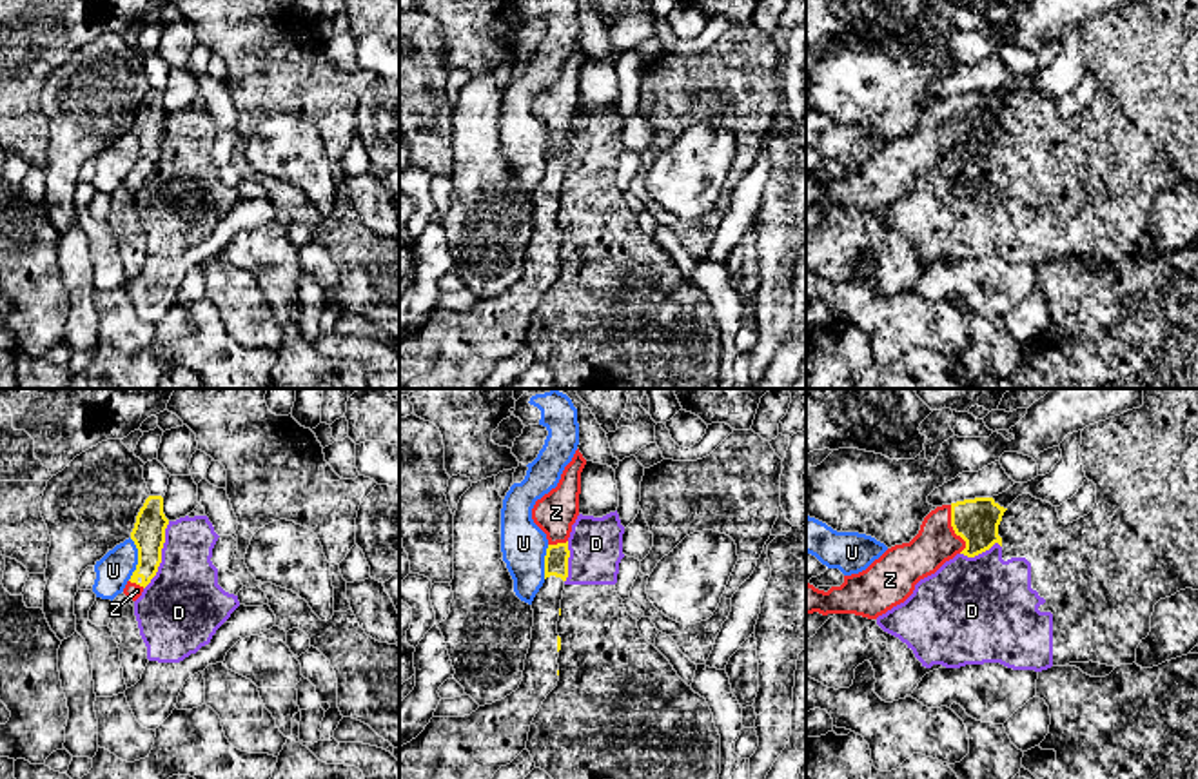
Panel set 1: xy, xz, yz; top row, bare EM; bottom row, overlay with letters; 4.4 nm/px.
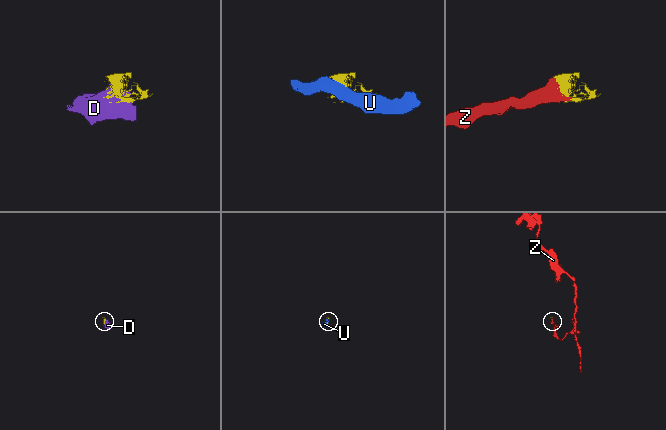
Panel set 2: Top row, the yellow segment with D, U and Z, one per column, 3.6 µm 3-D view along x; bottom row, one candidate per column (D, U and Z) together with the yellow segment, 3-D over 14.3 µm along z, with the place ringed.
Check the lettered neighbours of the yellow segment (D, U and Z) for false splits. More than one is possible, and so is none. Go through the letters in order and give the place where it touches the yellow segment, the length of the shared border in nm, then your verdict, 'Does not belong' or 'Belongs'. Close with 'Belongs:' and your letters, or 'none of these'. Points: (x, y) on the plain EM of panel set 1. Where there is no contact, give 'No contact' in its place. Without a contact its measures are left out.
D: Touches yellow at xy (160, 149). Shared border 320 nm. Does not belong
U: Touches yellow at xy (138, 153). Shared border 190 nm. Does not belong
Z: Touches yellow at yz (953, 122). Shared border 220 nm. Belongs
Belongs: Z

